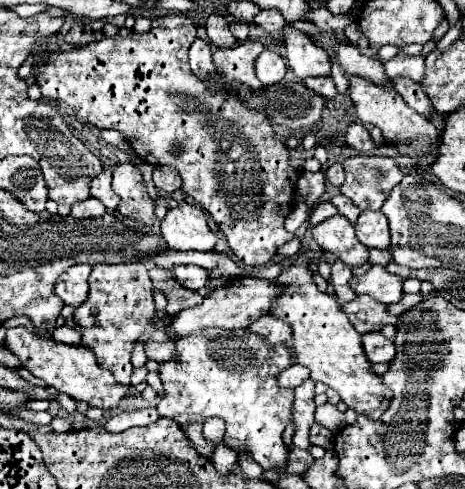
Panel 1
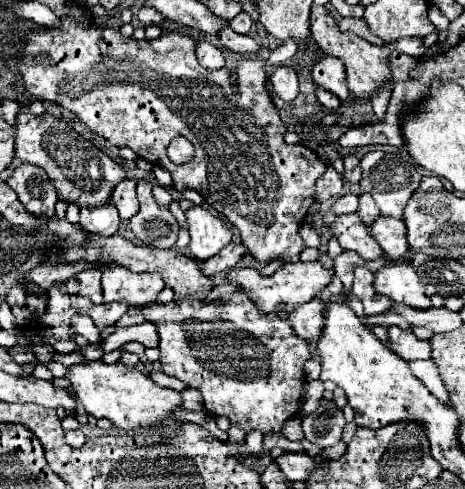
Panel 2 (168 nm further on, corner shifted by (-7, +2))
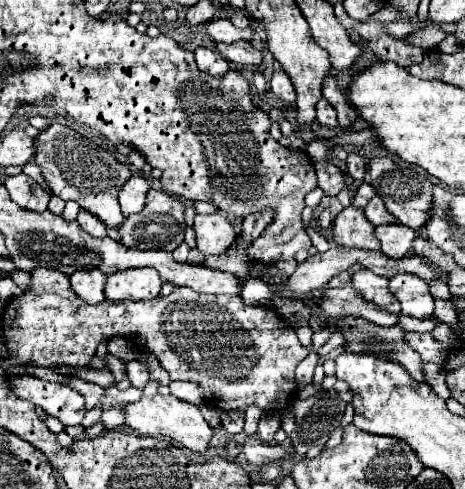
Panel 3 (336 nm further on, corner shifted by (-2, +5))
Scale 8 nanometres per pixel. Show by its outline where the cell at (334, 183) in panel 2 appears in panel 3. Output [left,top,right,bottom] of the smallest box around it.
[312,162,346,196]

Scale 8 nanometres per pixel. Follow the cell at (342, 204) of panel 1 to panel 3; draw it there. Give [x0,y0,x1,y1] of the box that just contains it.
[364,196,396,226]

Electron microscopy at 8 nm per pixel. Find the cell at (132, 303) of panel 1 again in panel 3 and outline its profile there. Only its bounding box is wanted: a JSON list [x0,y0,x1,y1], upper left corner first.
[104,268,162,302]

